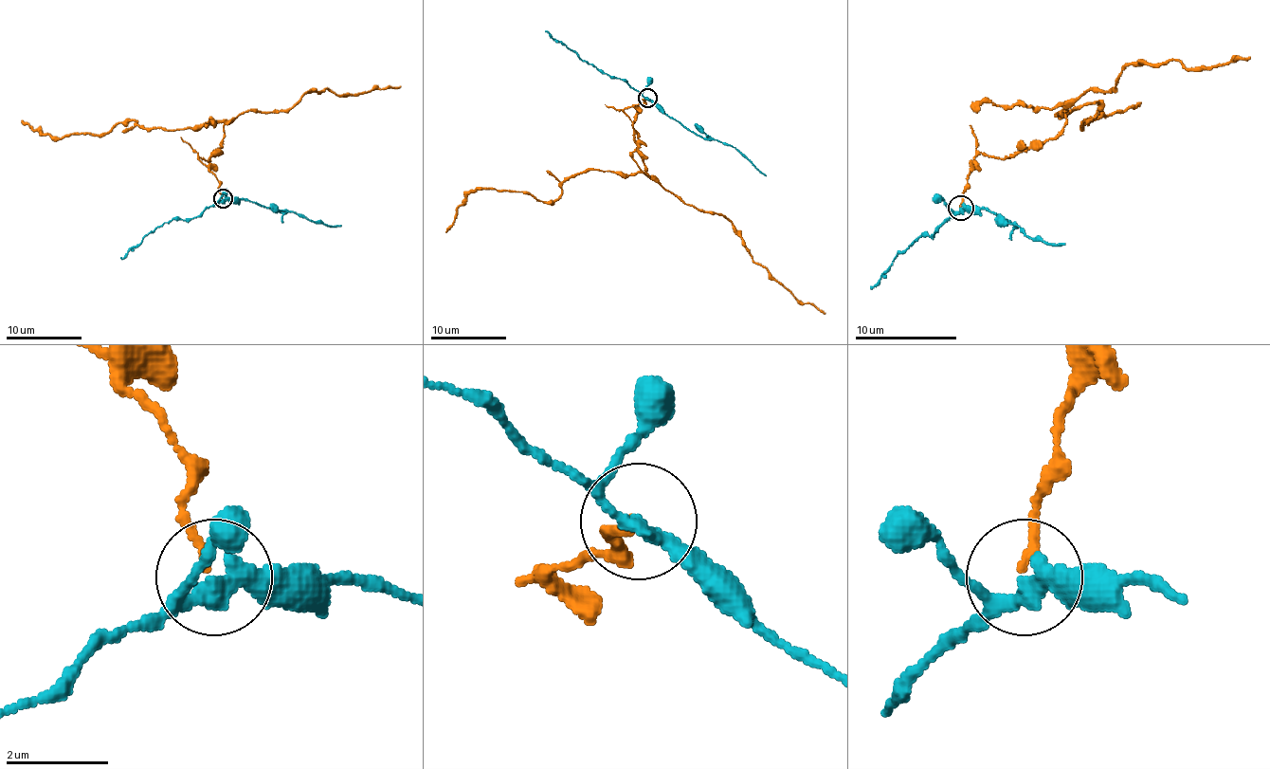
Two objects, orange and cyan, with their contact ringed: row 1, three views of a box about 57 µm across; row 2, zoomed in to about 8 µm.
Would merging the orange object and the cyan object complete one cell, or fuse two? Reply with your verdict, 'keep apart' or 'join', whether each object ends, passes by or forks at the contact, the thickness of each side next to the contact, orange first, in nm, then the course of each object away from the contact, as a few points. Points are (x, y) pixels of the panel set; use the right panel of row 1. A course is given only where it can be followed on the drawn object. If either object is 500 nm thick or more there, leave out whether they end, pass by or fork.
keep apart | orange ends | cyan passes by | 150/320 nm | orange via (961, 206), (979, 155), (1040, 147), (1065, 124), (1061, 104), (1058, 115), (1098, 104), (1083, 124), (1141, 101) | cyan via (961, 209), (987, 209), (1014, 224), (1029, 239), (1065, 244)

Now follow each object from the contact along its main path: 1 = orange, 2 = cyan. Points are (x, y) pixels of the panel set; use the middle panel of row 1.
1: (645, 99), (624, 112), (647, 175), (584, 171), (569, 177), (553, 200), (474, 189), (445, 232)
2: (647, 99), (670, 118), (704, 138), (714, 138), (738, 150), (765, 175)

